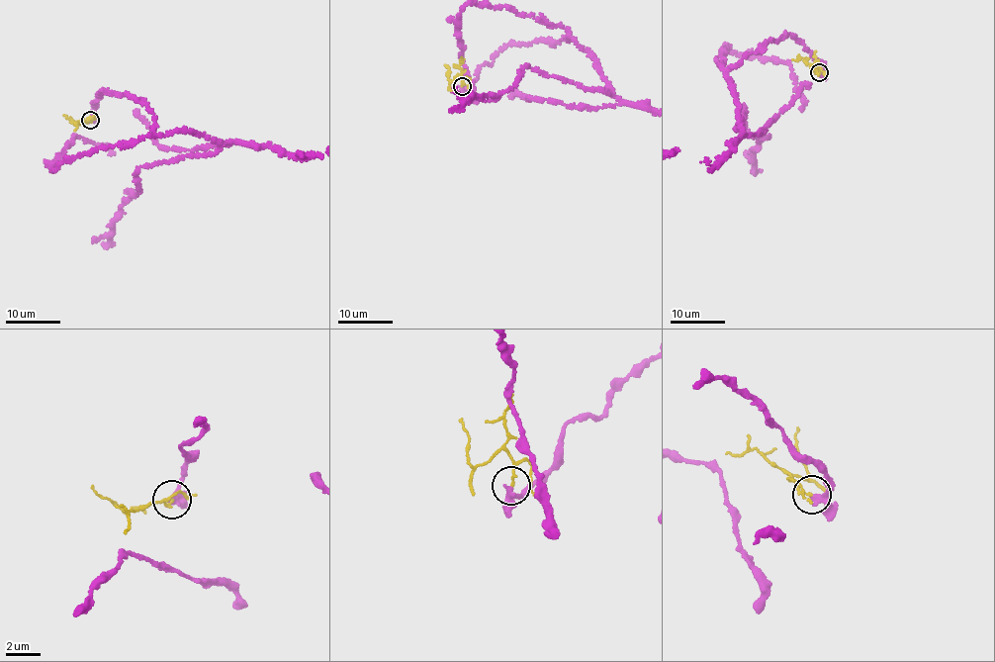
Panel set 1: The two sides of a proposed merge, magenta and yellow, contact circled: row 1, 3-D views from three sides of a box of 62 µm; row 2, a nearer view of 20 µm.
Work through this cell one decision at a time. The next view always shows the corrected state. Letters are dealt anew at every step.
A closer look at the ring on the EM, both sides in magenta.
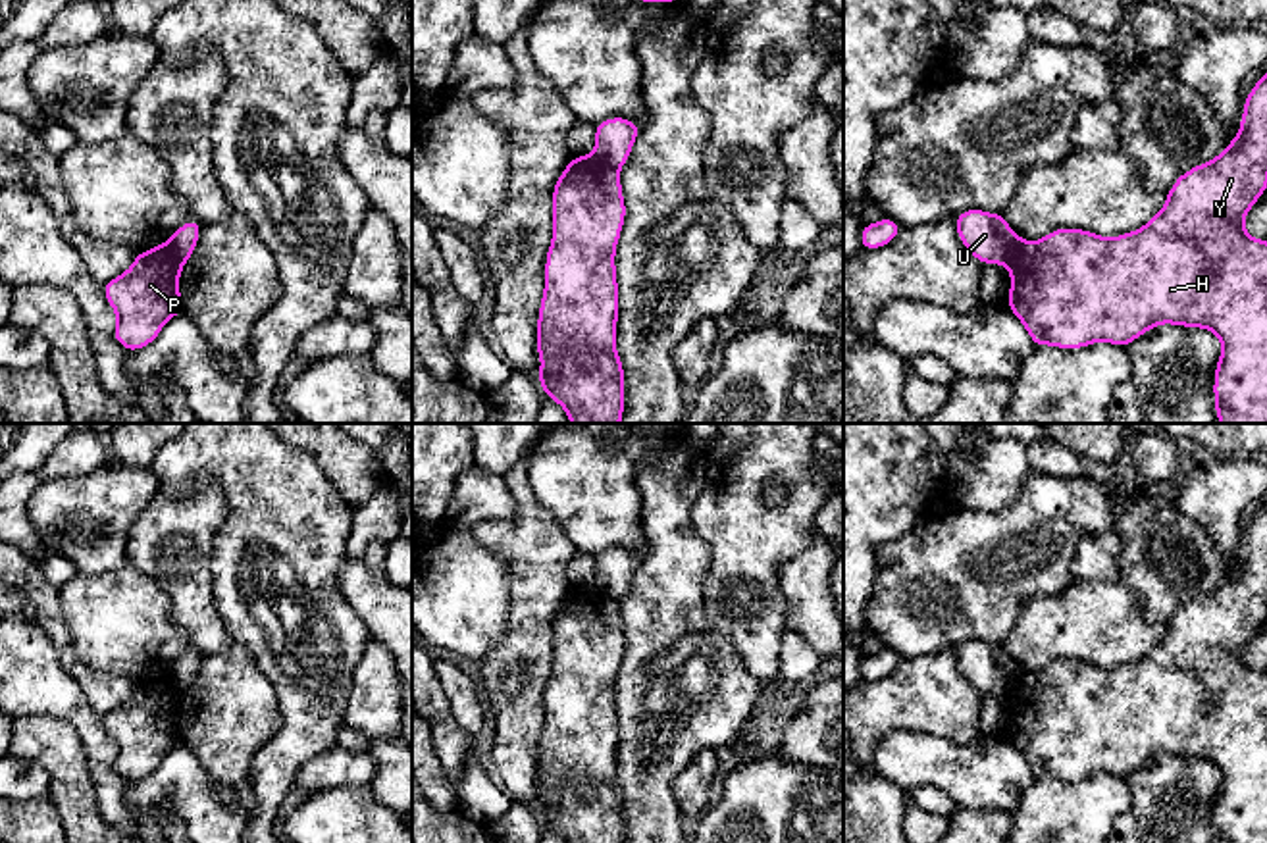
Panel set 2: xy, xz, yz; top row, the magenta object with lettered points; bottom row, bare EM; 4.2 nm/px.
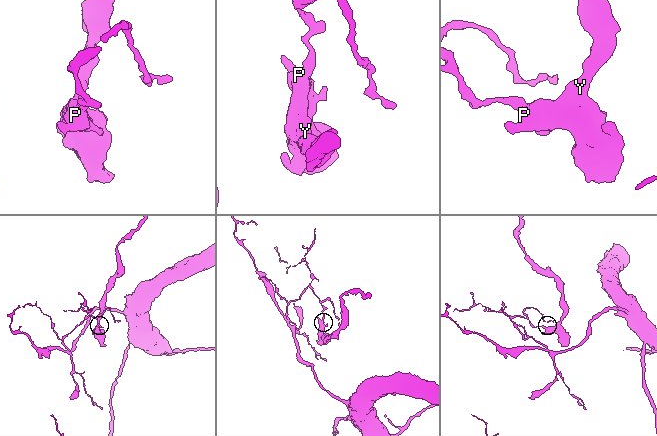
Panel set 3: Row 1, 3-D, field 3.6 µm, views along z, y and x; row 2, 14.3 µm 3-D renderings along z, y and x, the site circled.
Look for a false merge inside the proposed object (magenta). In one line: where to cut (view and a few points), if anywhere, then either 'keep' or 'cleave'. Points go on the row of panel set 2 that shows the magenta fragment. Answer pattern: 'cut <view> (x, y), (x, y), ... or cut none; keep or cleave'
cut xz (594, 154), (617, 170); cleave

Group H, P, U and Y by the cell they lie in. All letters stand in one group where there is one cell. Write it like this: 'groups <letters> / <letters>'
groups H P Y / U

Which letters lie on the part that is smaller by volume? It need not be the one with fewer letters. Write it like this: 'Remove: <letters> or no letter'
Remove: H, P, Y

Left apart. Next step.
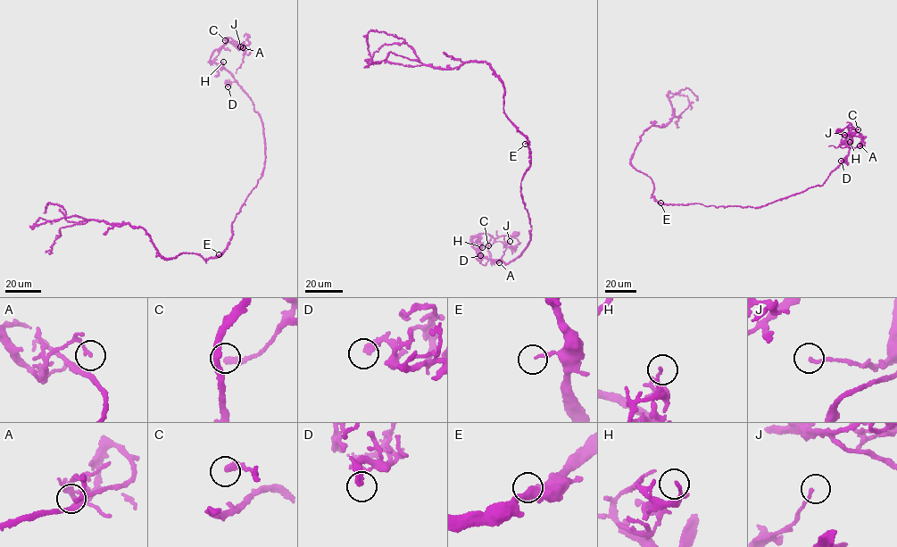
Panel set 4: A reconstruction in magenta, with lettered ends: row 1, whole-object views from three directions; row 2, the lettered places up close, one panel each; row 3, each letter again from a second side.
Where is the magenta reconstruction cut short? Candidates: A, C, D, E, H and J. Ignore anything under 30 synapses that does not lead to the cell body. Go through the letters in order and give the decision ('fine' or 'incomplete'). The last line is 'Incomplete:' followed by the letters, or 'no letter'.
A: fine
C: fine
D: fine
E: fine
H: fine
J: fine
Incomplete: no letter

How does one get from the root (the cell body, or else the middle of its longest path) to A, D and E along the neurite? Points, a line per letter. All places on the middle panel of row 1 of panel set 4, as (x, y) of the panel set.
A: (522, 178), (531, 230), (520, 256), (505, 264), (487, 259), (471, 241), (489, 235), (490, 257), (499, 262)
D: (522, 178), (521, 195), (531, 227), (527, 246), (520, 256), (506, 264), (491, 259), (482, 264), (480, 255)
E: (522, 178), (530, 160), (528, 144), (525, 144)

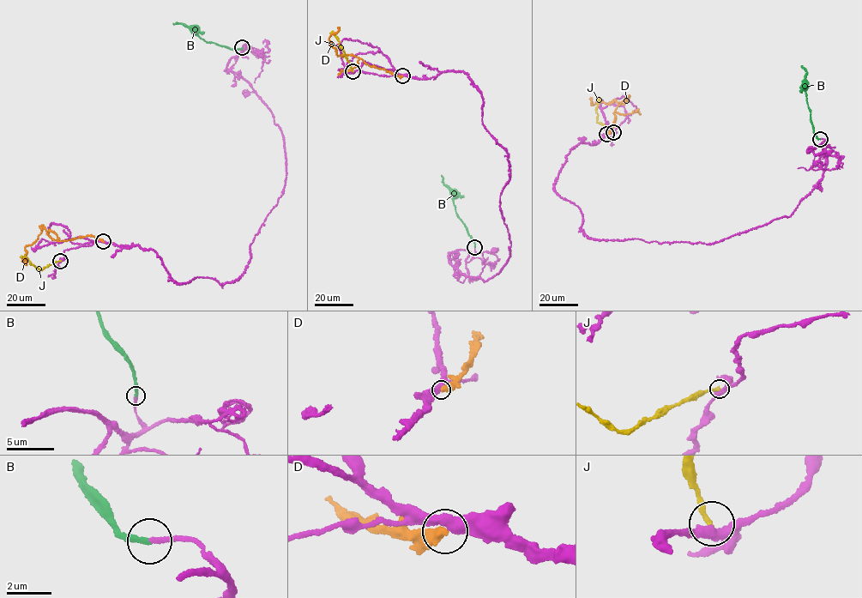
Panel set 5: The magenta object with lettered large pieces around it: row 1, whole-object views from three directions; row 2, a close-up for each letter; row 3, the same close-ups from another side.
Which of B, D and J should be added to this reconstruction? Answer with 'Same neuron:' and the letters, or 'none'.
Same neuron: B

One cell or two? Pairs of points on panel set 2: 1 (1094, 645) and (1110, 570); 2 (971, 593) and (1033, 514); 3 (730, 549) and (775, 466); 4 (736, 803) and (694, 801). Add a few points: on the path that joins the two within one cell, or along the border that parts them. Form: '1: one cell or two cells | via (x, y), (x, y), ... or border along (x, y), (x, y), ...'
1: two cells | border along (1075, 578), (1121, 584)
2: one cell | via (992, 580), (1008, 562), (1009, 534)
3: one cell | via (736, 528), (736, 503), (753, 485)
4: two cells | border along (707, 807), (701, 817)

